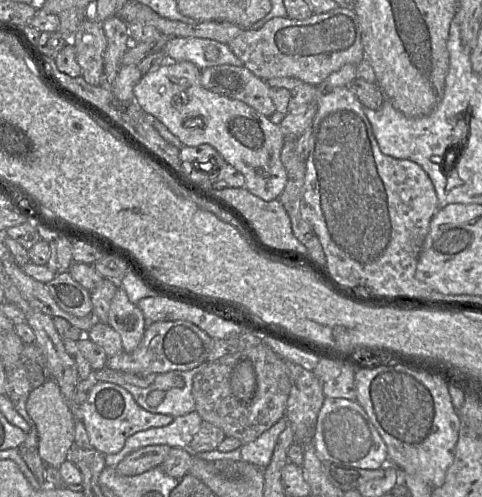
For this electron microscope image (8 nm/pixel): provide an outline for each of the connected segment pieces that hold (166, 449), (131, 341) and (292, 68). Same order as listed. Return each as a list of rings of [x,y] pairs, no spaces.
[[[148,445],[127,455],[116,466],[119,475],[134,476],[158,467],[167,457],[172,447],[168,445]]]
[[[117,288],[111,301],[108,324],[121,336],[125,352],[135,350],[144,336],[145,316],[141,309],[129,300],[123,288]]]
[[[339,6],[326,13],[313,13],[304,20],[273,18],[260,29],[243,29],[228,46],[245,68],[263,80],[289,77],[313,86],[324,83],[342,66],[356,65],[365,58],[356,14]]]

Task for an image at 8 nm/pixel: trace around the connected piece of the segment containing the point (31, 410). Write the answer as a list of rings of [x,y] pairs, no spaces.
[[[53,378],[30,393],[26,402],[26,410],[37,428],[40,457],[44,462],[59,469],[61,464],[69,458],[70,450],[75,445],[76,418],[63,399],[60,388]]]

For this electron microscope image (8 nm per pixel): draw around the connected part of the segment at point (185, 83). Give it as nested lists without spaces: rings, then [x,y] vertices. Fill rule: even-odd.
[[[166,61],[157,70],[142,75],[133,88],[135,102],[141,110],[159,120],[183,146],[212,146],[243,174],[250,193],[264,201],[278,199],[287,183],[280,154],[285,136],[280,126],[247,104],[205,89],[200,82],[201,70],[188,61]]]

